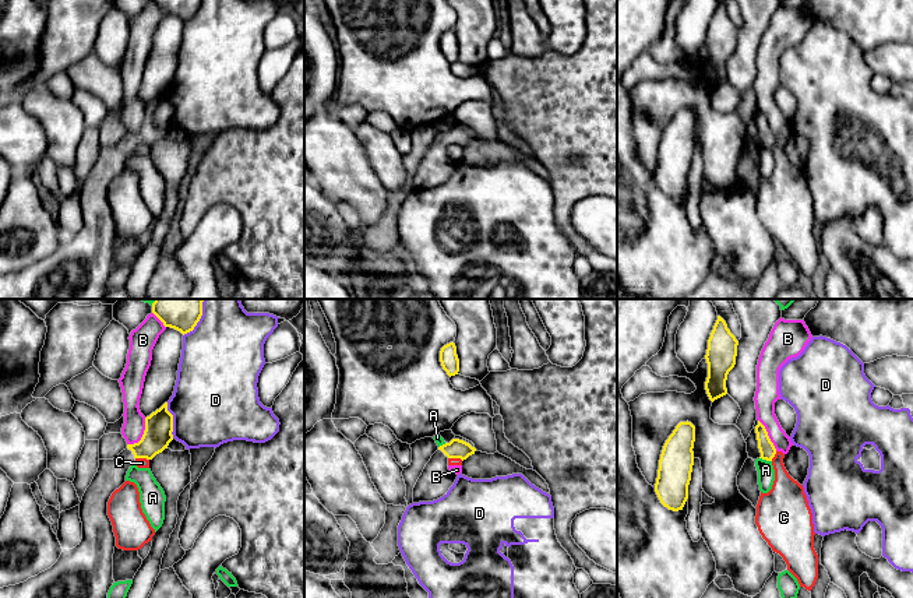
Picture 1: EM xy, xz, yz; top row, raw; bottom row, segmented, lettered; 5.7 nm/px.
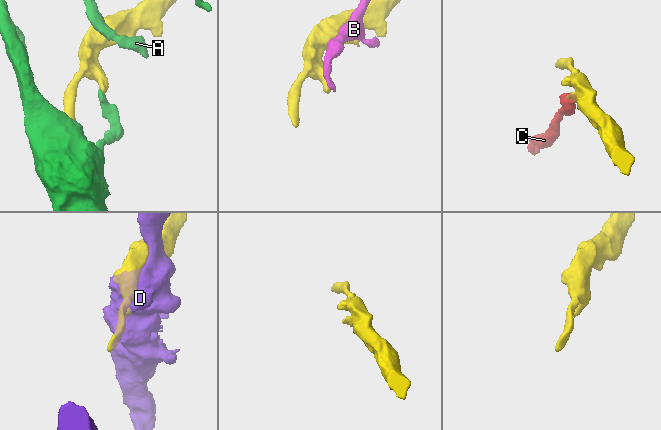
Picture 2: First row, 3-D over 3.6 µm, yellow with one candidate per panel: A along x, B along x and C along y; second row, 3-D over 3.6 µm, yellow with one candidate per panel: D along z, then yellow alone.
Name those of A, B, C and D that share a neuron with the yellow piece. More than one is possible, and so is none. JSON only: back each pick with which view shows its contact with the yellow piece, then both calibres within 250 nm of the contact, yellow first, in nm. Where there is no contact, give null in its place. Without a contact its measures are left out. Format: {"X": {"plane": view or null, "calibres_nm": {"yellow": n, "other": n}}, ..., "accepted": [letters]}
{"accepted": []}

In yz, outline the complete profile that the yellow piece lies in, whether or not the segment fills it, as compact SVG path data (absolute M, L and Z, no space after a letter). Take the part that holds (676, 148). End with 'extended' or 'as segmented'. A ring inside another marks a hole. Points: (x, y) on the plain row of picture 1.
M680 109L666 127L660 147L655 179L669 197L683 197L688 186L688 172L694 152L695 113Z; as segmented

